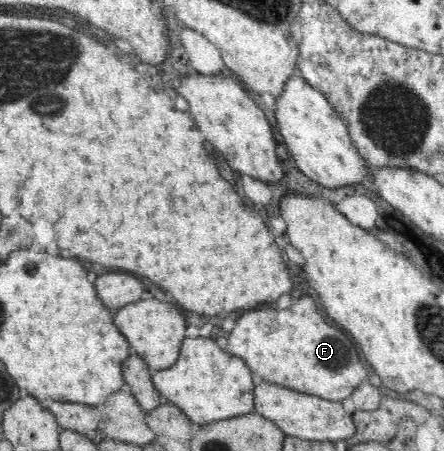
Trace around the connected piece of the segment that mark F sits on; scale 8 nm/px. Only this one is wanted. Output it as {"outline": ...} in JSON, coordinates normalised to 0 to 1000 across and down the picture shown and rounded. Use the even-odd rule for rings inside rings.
{"outline":[[[700,656],[673,661],[646,687],[552,692],[509,747],[505,776],[545,794],[570,829],[676,871],[764,891],[788,880],[827,834],[791,745],[736,718]]]}

